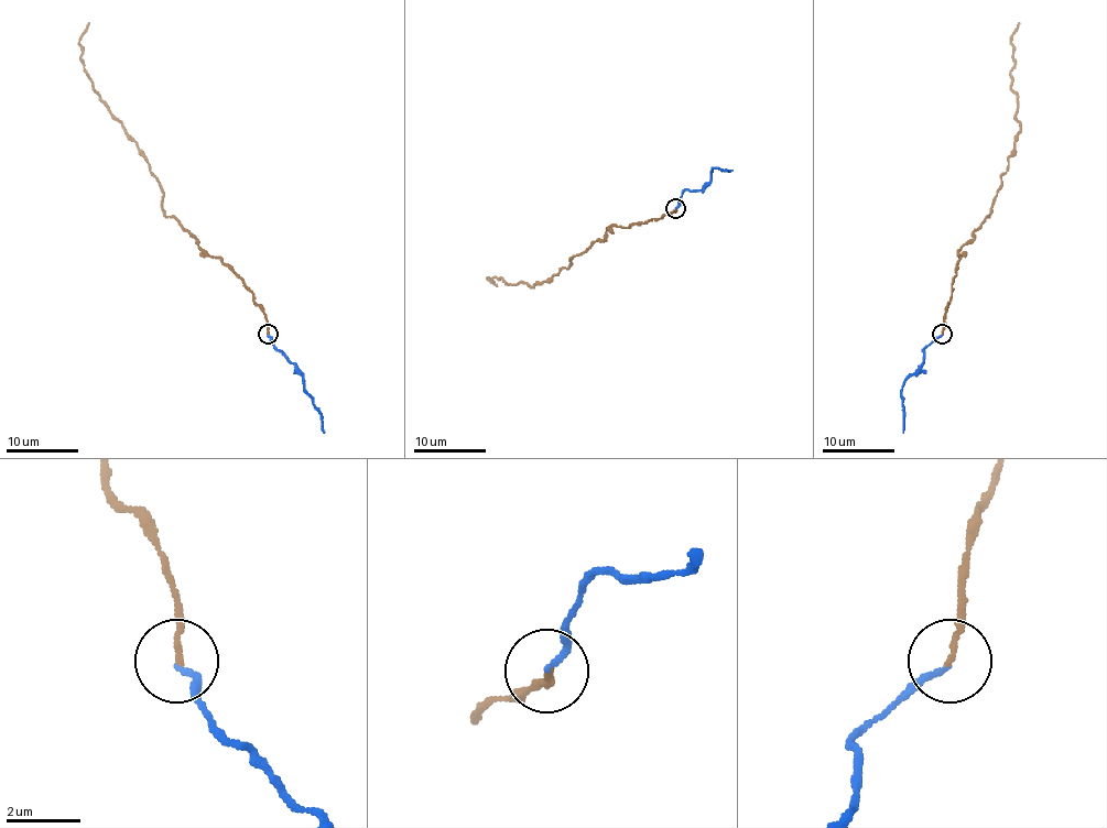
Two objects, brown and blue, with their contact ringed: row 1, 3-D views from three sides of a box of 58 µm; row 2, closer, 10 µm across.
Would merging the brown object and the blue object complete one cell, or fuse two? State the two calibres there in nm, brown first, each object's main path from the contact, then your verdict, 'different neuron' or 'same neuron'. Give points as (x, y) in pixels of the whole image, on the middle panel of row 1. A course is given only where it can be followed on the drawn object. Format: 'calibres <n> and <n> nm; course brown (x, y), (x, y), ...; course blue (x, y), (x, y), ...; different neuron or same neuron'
calibres 150 and 150 nm; course brown (675, 209), (662, 218), (610, 225), (603, 240), (534, 286), (488, 278), (497, 286); course blue (675, 209), (685, 189), (702, 189), (711, 181), (715, 167), (733, 170); same neuron

